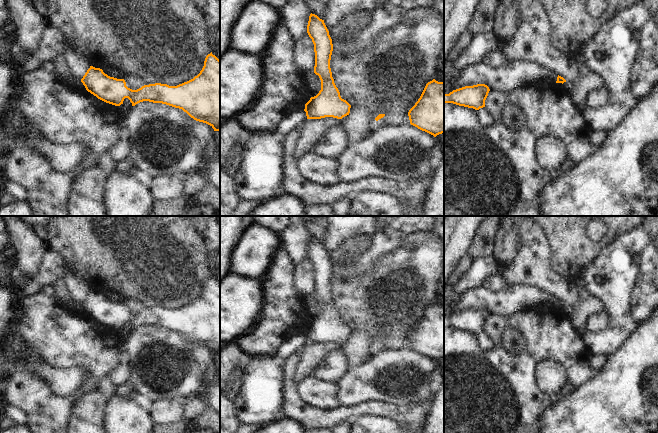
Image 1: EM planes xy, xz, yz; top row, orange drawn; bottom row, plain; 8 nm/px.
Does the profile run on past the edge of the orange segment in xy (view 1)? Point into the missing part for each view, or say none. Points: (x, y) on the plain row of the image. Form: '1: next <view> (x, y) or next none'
1: next none

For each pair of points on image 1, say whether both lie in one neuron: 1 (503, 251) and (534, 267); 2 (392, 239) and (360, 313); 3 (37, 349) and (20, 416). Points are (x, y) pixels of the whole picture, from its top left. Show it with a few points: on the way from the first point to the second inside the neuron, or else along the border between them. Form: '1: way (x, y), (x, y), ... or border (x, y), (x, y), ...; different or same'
1: border (518, 234), (519, 249), (516, 256), (509, 263); different
2: border (404, 238), (397, 247), (382, 255), (369, 269); different
3: border (10, 404), (23, 411), (27, 422); different

